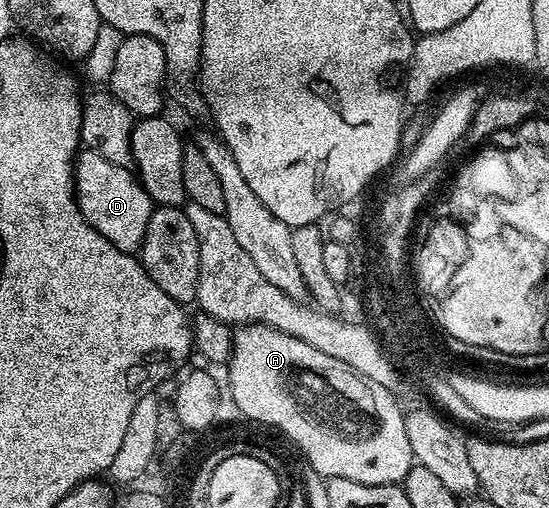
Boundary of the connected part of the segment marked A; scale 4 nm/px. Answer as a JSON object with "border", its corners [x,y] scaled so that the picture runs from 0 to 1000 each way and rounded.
{"border":[[[450,636],[434,642],[424,656],[424,697],[417,701],[413,717],[419,730],[424,732],[426,768],[432,774],[434,793],[446,803],[457,817],[468,823],[488,825],[490,831],[508,833],[512,841],[519,841],[523,864],[537,882],[548,880],[552,894],[563,902],[563,911],[579,927],[581,933],[592,935],[599,943],[630,943],[632,947],[654,947],[668,955],[723,955],[741,939],[741,931],[756,915],[752,902],[752,886],[749,884],[749,868],[741,868],[741,844],[738,843],[738,819],[734,801],[716,787],[716,770],[707,762],[699,762],[694,754],[674,754],[668,742],[661,742],[639,719],[632,719],[621,707],[610,705],[607,699],[588,695],[581,687],[574,687],[559,671],[541,667],[536,659],[525,659],[521,652],[512,652],[505,644],[494,644],[486,636]]]}

